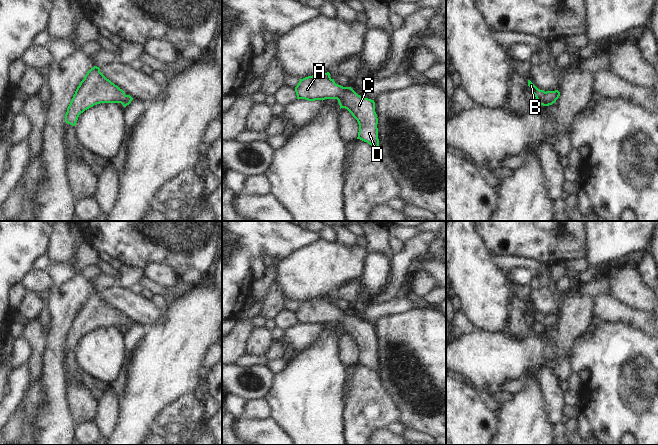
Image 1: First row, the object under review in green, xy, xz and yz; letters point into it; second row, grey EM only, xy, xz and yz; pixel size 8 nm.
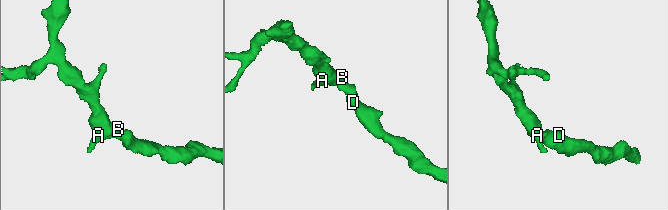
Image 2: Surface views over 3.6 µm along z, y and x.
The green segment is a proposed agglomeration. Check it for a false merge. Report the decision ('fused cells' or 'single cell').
single cell

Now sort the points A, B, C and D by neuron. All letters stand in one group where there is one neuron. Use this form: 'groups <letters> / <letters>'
groups A B C D

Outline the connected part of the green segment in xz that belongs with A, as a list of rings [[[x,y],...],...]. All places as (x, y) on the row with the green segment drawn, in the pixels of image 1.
[[[329,72],[300,79],[295,92],[297,99],[308,101],[337,99],[340,109],[347,109],[357,120],[359,124],[357,139],[378,148],[378,118],[374,100],[361,97],[351,87],[336,84]]]

